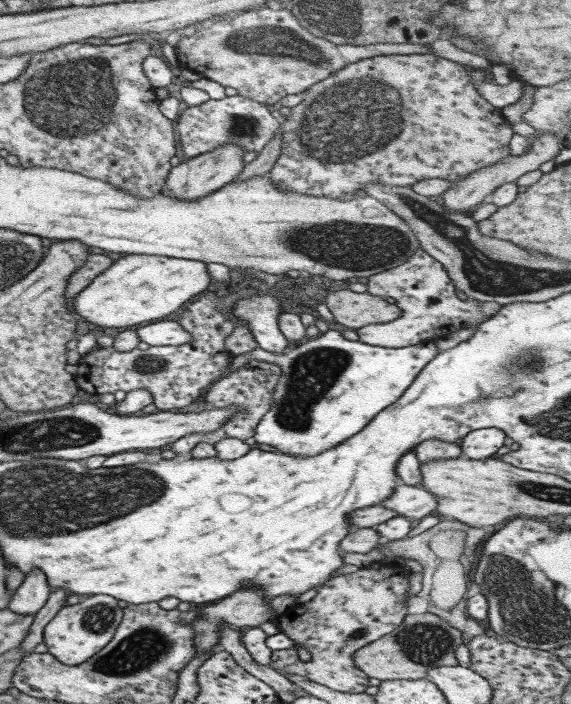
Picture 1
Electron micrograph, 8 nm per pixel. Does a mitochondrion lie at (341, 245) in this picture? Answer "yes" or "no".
yes

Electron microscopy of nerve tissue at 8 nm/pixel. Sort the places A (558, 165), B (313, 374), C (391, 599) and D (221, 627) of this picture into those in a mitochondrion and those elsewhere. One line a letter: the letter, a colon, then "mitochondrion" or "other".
A: other
B: mitochondrion
C: other
D: other

